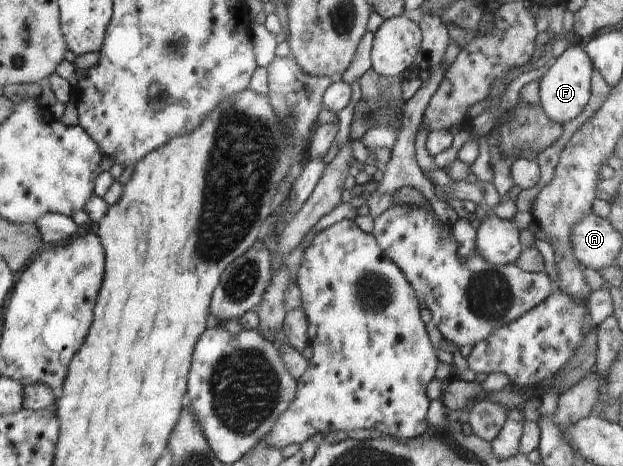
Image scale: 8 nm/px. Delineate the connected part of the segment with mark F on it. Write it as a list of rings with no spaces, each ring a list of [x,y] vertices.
[[[577,42],[564,50],[558,58],[553,58],[546,74],[539,82],[539,104],[550,120],[563,125],[565,122],[574,120],[584,110],[592,94],[590,91],[592,72],[594,72],[592,61]]]

